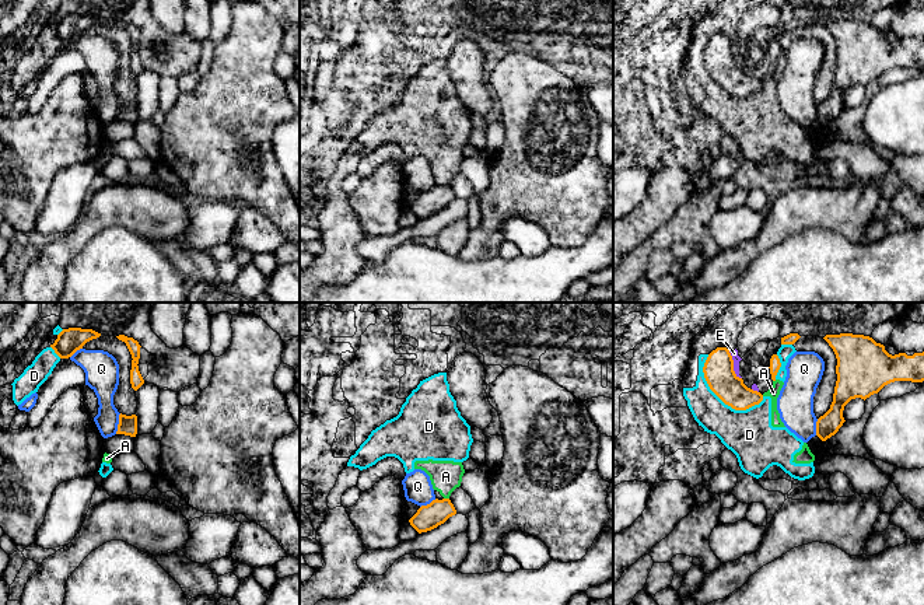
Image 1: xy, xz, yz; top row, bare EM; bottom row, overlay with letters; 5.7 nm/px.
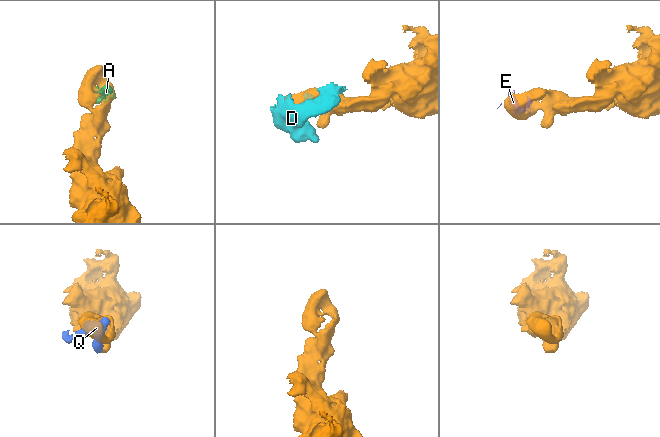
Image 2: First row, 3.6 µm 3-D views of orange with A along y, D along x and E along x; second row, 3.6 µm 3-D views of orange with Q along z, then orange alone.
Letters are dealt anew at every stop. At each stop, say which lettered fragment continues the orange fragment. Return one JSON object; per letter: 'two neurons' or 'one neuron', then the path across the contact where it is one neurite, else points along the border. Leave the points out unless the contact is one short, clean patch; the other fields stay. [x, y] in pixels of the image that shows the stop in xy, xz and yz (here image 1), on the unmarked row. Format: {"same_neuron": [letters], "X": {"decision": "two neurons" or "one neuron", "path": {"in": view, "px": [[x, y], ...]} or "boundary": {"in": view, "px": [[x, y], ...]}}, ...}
{"same_neuron": [], "A": {"decision": "two neurons"}, "D": {"decision": "two neurons"}, "E": {"decision": "two neurons"}, "Q": {"decision": "two neurons"}}

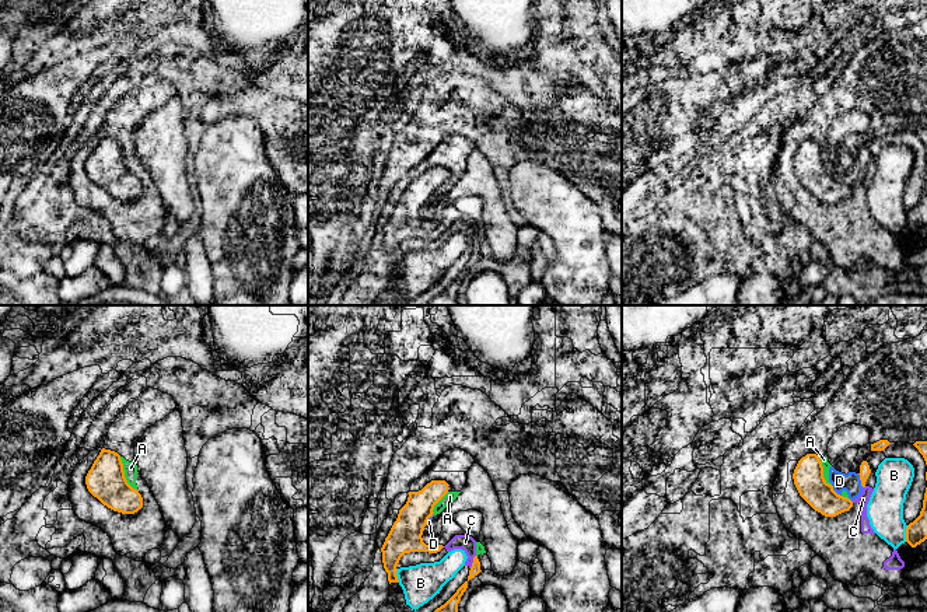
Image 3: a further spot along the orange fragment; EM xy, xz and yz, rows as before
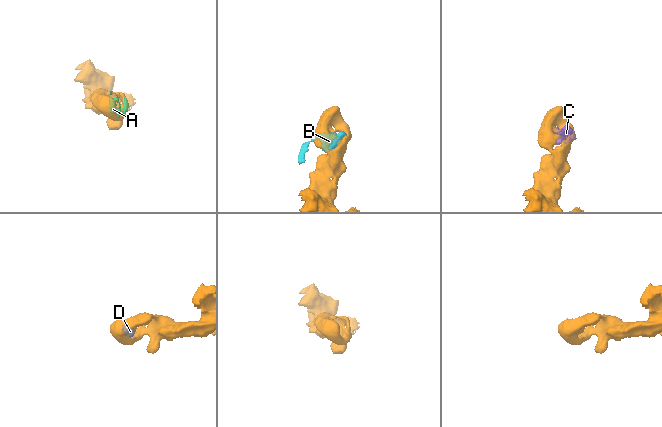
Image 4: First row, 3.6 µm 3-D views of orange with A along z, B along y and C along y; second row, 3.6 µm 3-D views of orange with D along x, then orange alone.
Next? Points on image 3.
{"same_neuron": [], "A": {"decision": "two neurons"}, "B": {"decision": "two neurons"}, "C": {"decision": "two neurons"}, "D": {"decision": "two neurons", "boundary": {"in": "yz", "px": [[857, 160], [863, 172]]}}}

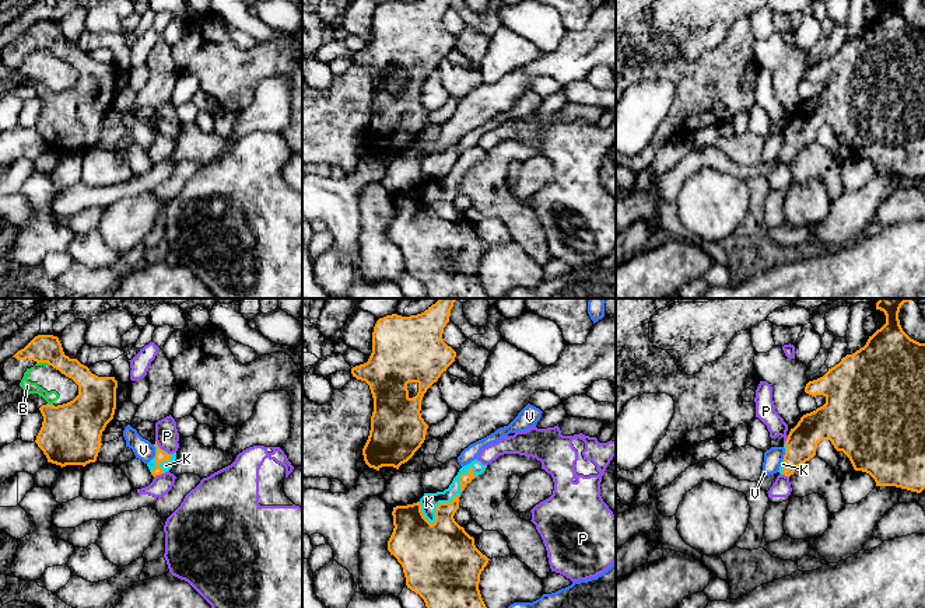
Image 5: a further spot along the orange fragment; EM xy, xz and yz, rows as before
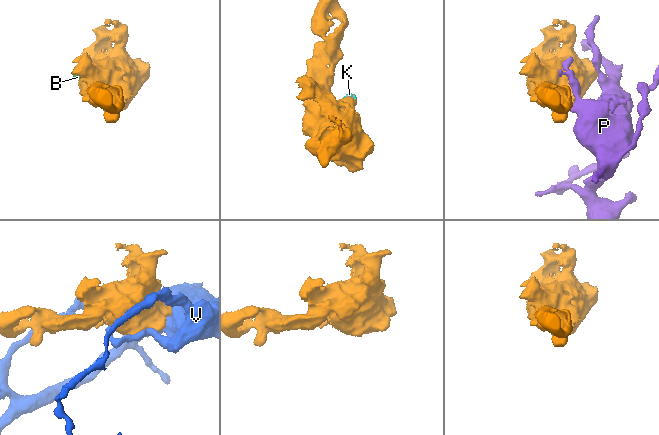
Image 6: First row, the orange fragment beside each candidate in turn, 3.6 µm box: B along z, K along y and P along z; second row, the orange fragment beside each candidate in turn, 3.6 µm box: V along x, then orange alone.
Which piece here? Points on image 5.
{"same_neuron": ["K"], "B": {"decision": "two neurons", "boundary": {"in": "xy", "px": [[37, 48], [49, 51]]}}, "K": {"decision": "one neuron"}, "P": {"decision": "two neurons"}, "V": {"decision": "two neurons"}}

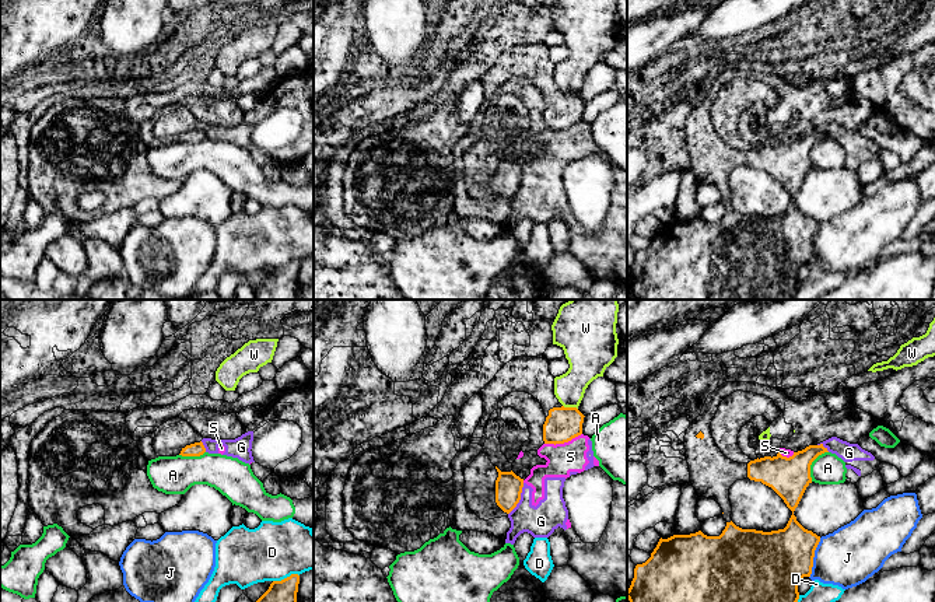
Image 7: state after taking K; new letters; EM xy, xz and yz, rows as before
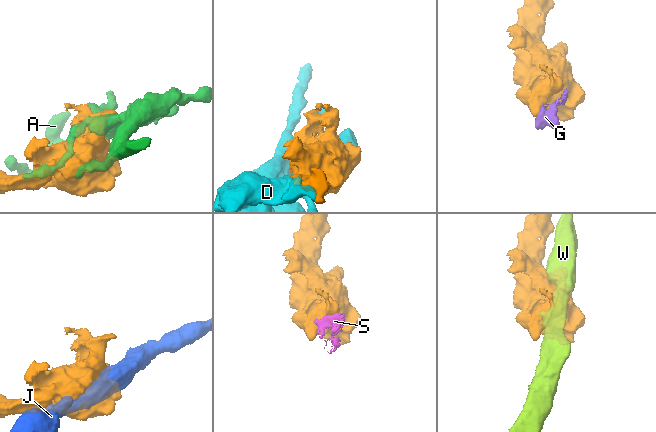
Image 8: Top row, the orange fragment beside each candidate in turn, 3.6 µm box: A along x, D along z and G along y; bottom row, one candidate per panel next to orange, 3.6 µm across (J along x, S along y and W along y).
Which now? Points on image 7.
{"same_neuron": [], "A": {"decision": "two neurons"}, "D": {"decision": "two neurons"}, "G": {"decision": "two neurons", "boundary": {"in": "xz", "px": [[524, 170], [521, 185], [508, 200]]}}, "J": {"decision": "two neurons"}, "S": {"decision": "two neurons", "boundary": {"in": "xz", "px": [[581, 119], [563, 129], [545, 130]]}}, "W": {"decision": "two neurons"}}

